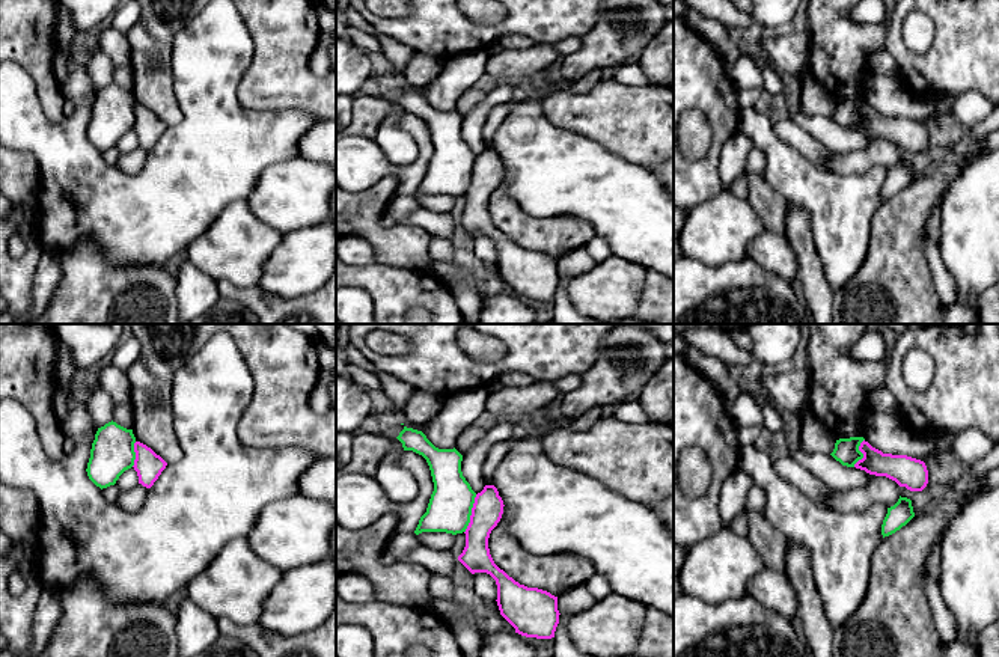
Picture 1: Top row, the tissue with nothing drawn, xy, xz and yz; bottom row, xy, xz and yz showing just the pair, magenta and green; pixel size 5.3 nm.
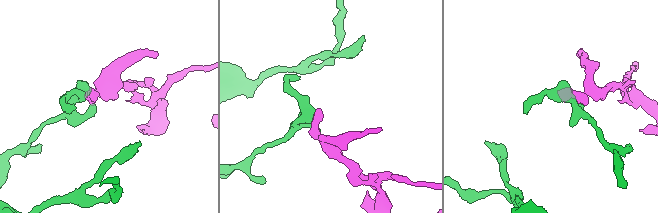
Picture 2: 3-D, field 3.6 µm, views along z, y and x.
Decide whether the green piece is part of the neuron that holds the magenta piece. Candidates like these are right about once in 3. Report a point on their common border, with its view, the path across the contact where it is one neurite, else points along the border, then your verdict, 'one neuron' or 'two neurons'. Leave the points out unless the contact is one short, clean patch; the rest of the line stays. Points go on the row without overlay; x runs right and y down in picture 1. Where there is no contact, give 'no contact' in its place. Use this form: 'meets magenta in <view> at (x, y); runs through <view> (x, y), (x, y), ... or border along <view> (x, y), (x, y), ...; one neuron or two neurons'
meets magenta in xz at (472, 177); two neurons

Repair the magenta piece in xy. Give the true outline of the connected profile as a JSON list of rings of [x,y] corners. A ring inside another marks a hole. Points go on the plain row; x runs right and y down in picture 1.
[[[140,104],[134,105],[134,115],[136,122],[133,130],[137,134],[139,146],[151,151],[161,137],[161,134],[166,131],[167,125],[151,110]]]

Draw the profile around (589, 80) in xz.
[[[595,69],[586,74],[583,78],[570,83],[570,90],[574,93],[585,93],[591,90],[600,80],[609,77],[609,71]]]

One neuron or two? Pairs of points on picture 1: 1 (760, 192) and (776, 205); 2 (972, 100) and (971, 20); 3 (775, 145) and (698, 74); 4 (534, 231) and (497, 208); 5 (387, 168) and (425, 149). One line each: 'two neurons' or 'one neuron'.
1: one neuron
2: two neurons
3: two neurons
4: one neuron
5: one neuron

